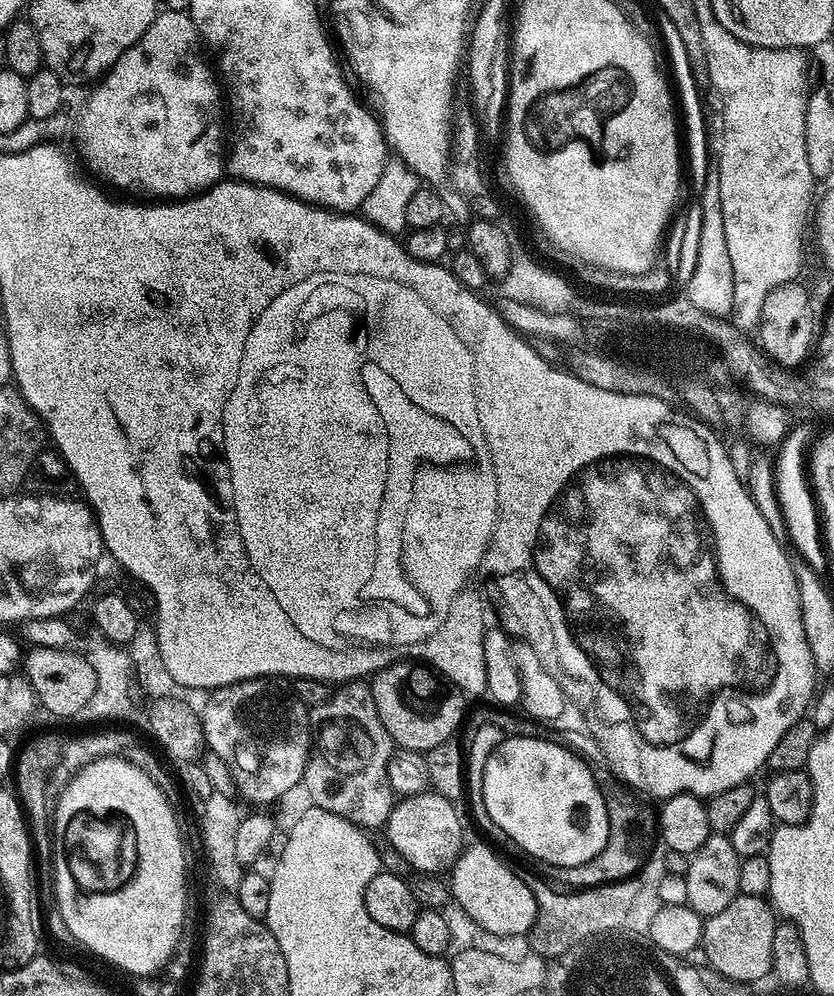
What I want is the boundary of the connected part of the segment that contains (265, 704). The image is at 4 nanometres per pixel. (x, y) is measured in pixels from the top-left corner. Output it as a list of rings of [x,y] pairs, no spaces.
[[[261,678],[213,688],[202,707],[207,751],[231,766],[235,789],[260,806],[286,795],[303,781],[310,751],[310,732],[304,729],[305,709],[276,684],[275,679]]]

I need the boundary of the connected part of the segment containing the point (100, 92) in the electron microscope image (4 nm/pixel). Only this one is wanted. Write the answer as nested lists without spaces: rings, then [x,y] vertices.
[[[157,11],[154,22],[134,42],[134,46],[127,48],[114,62],[114,66],[104,73],[102,79],[95,85],[96,88],[88,96],[84,104],[84,113],[80,116],[80,144],[88,160],[98,168],[112,183],[126,188],[145,188],[152,194],[160,194],[162,198],[186,198],[191,194],[198,194],[205,188],[212,187],[225,175],[226,172],[226,136],[224,140],[224,112],[226,116],[226,100],[222,95],[222,84],[217,73],[200,57],[199,48],[202,41],[197,32],[191,15],[188,12]]]

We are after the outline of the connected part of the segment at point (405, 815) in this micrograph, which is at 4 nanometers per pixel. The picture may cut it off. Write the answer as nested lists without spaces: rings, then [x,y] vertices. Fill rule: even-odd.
[[[434,791],[397,799],[386,825],[392,848],[420,874],[444,874],[451,869],[466,847],[464,824],[460,821],[457,805]]]

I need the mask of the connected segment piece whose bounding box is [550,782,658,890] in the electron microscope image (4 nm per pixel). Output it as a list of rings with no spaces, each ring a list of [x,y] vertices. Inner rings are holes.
[[[627,783],[608,784],[608,837],[606,846],[590,862],[582,862],[582,866],[570,866],[569,868],[552,868],[551,879],[557,885],[568,890],[582,888],[597,888],[599,884],[613,884],[619,880],[628,880],[647,862],[652,854],[652,847],[658,840],[658,816],[643,804],[645,801],[639,795],[635,796]]]

